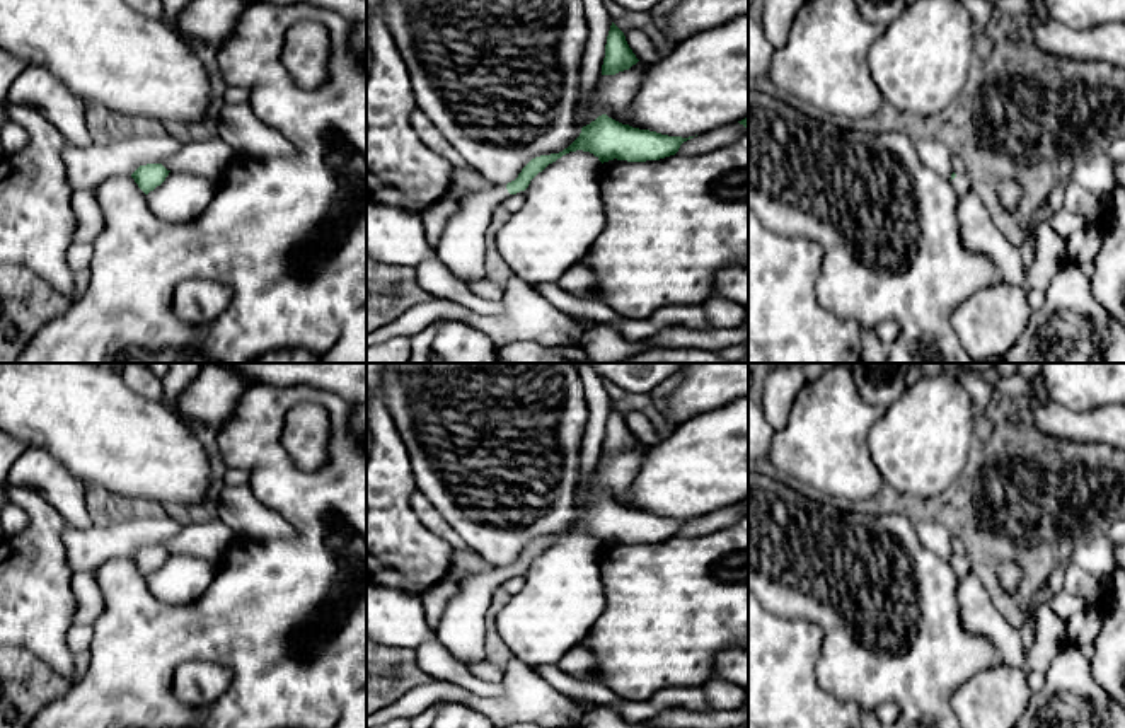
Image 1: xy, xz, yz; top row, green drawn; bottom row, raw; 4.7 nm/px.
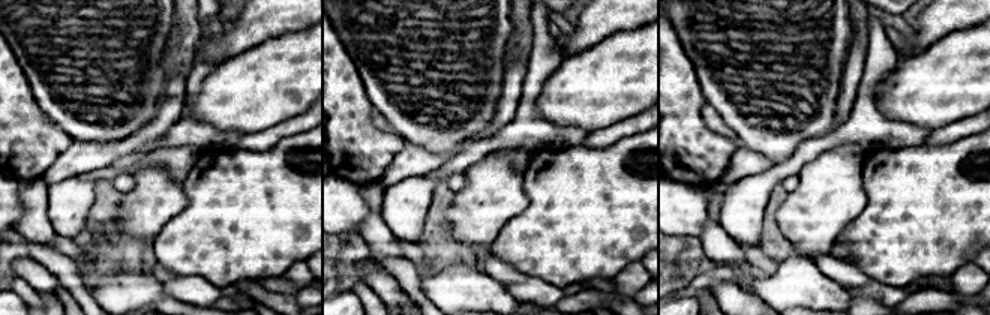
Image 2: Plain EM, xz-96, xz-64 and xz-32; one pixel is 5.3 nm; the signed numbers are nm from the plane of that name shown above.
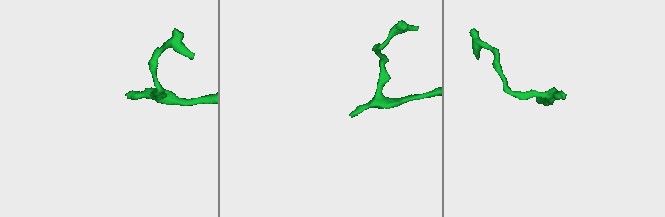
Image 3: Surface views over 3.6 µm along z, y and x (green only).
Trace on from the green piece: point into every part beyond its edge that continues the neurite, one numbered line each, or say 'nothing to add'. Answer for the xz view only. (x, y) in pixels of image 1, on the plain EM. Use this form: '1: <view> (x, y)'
1: xz (461, 628)

